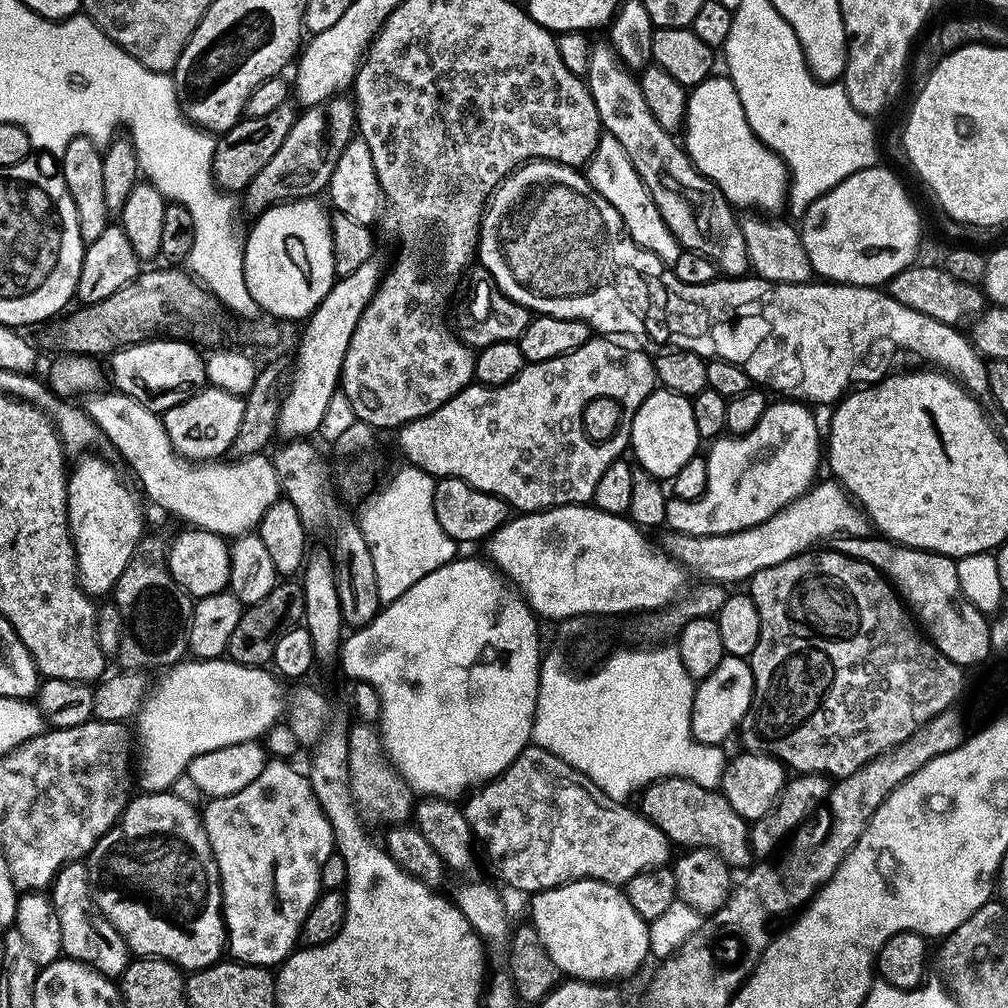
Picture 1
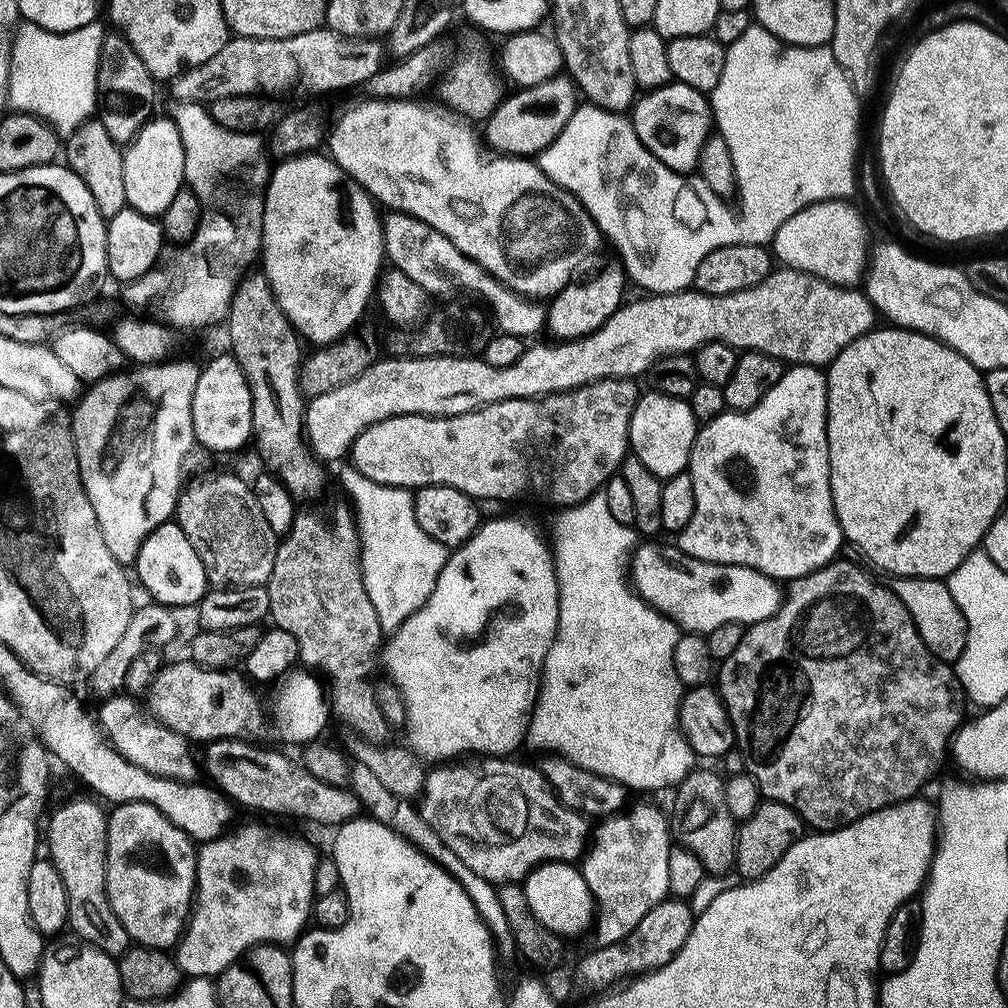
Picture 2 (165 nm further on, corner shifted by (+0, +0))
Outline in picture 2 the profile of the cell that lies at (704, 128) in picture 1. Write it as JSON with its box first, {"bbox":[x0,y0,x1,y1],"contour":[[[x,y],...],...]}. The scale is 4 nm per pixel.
{"bbox":[630,82,714,174],"contour":[[[679,82],[667,84],[664,88],[653,88],[637,99],[630,113],[630,119],[642,146],[646,146],[650,154],[654,154],[654,158],[661,160],[670,170],[681,174],[692,174],[699,169],[702,150],[706,146],[708,137],[714,132],[712,105],[705,93]]]}

